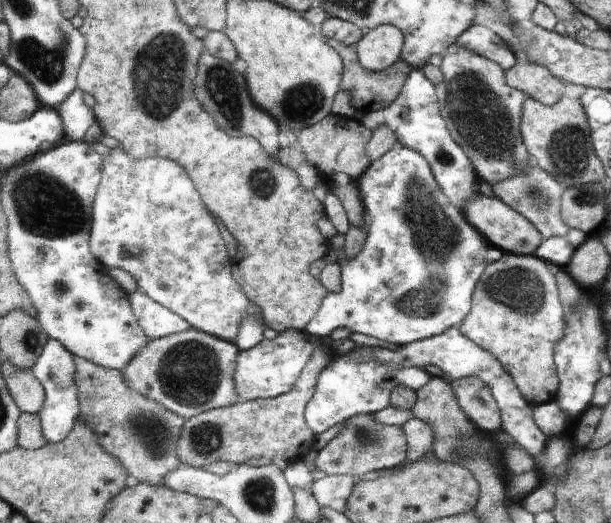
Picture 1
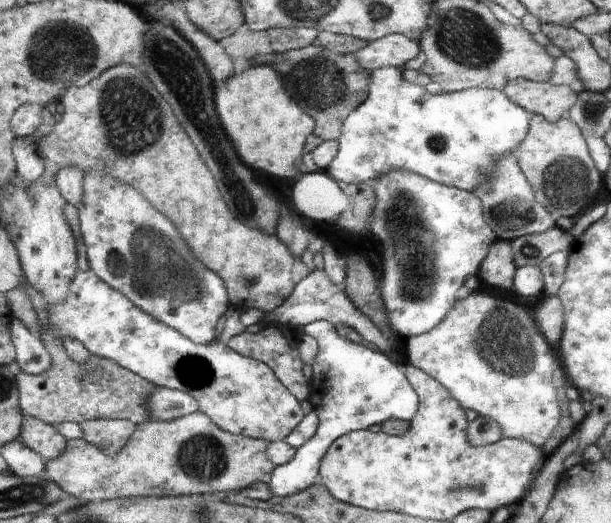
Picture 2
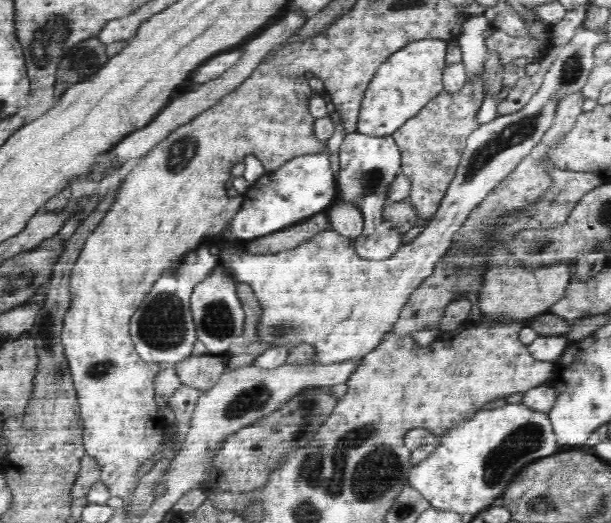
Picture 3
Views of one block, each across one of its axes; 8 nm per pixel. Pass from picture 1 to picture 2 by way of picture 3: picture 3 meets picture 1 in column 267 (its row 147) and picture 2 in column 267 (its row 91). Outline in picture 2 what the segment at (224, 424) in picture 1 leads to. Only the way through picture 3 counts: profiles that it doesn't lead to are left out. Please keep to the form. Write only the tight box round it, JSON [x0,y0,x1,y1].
[47,411,275,503]

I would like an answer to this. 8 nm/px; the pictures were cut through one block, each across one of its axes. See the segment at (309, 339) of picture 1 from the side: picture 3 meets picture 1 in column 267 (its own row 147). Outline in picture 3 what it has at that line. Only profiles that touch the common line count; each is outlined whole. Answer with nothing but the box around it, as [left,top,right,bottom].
[336,131,402,260]

